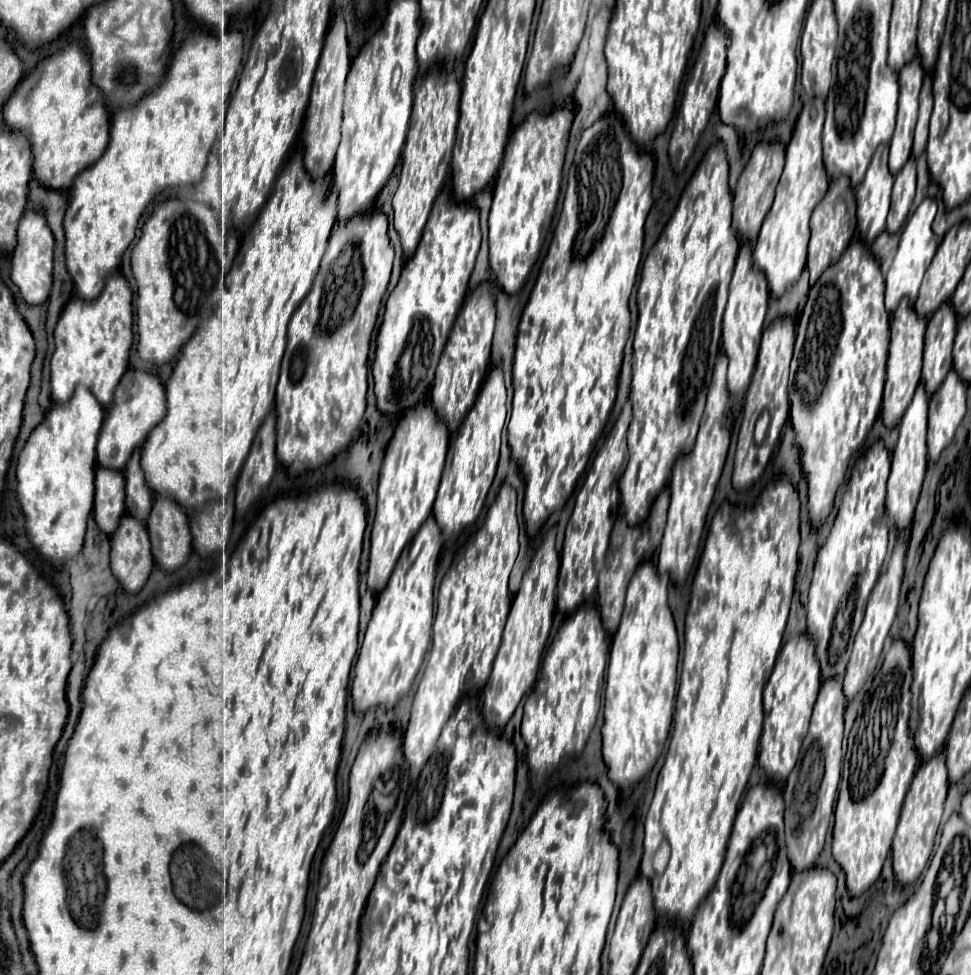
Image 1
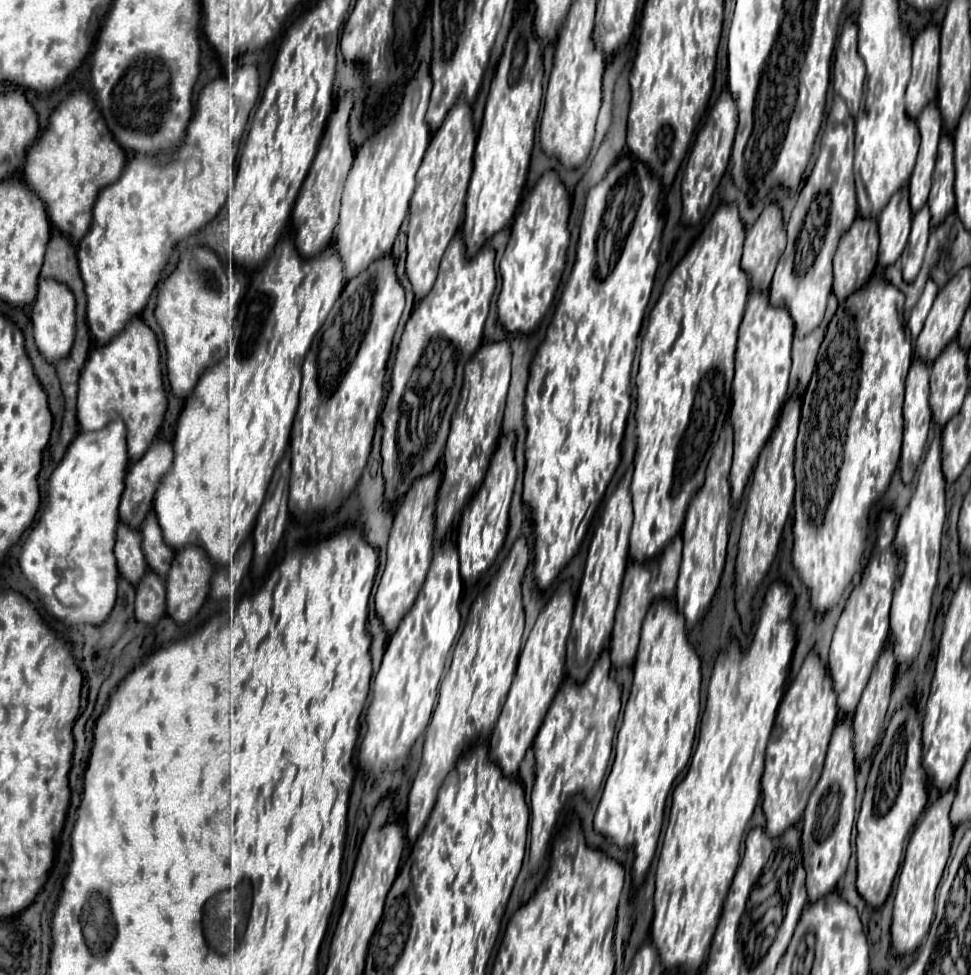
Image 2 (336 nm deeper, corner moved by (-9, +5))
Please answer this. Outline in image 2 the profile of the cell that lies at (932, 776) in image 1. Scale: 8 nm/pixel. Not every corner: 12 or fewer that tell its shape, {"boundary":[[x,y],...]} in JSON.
{"boundary":[[954,789],[924,811],[906,847],[892,953],[912,953],[934,919],[950,855]]}

